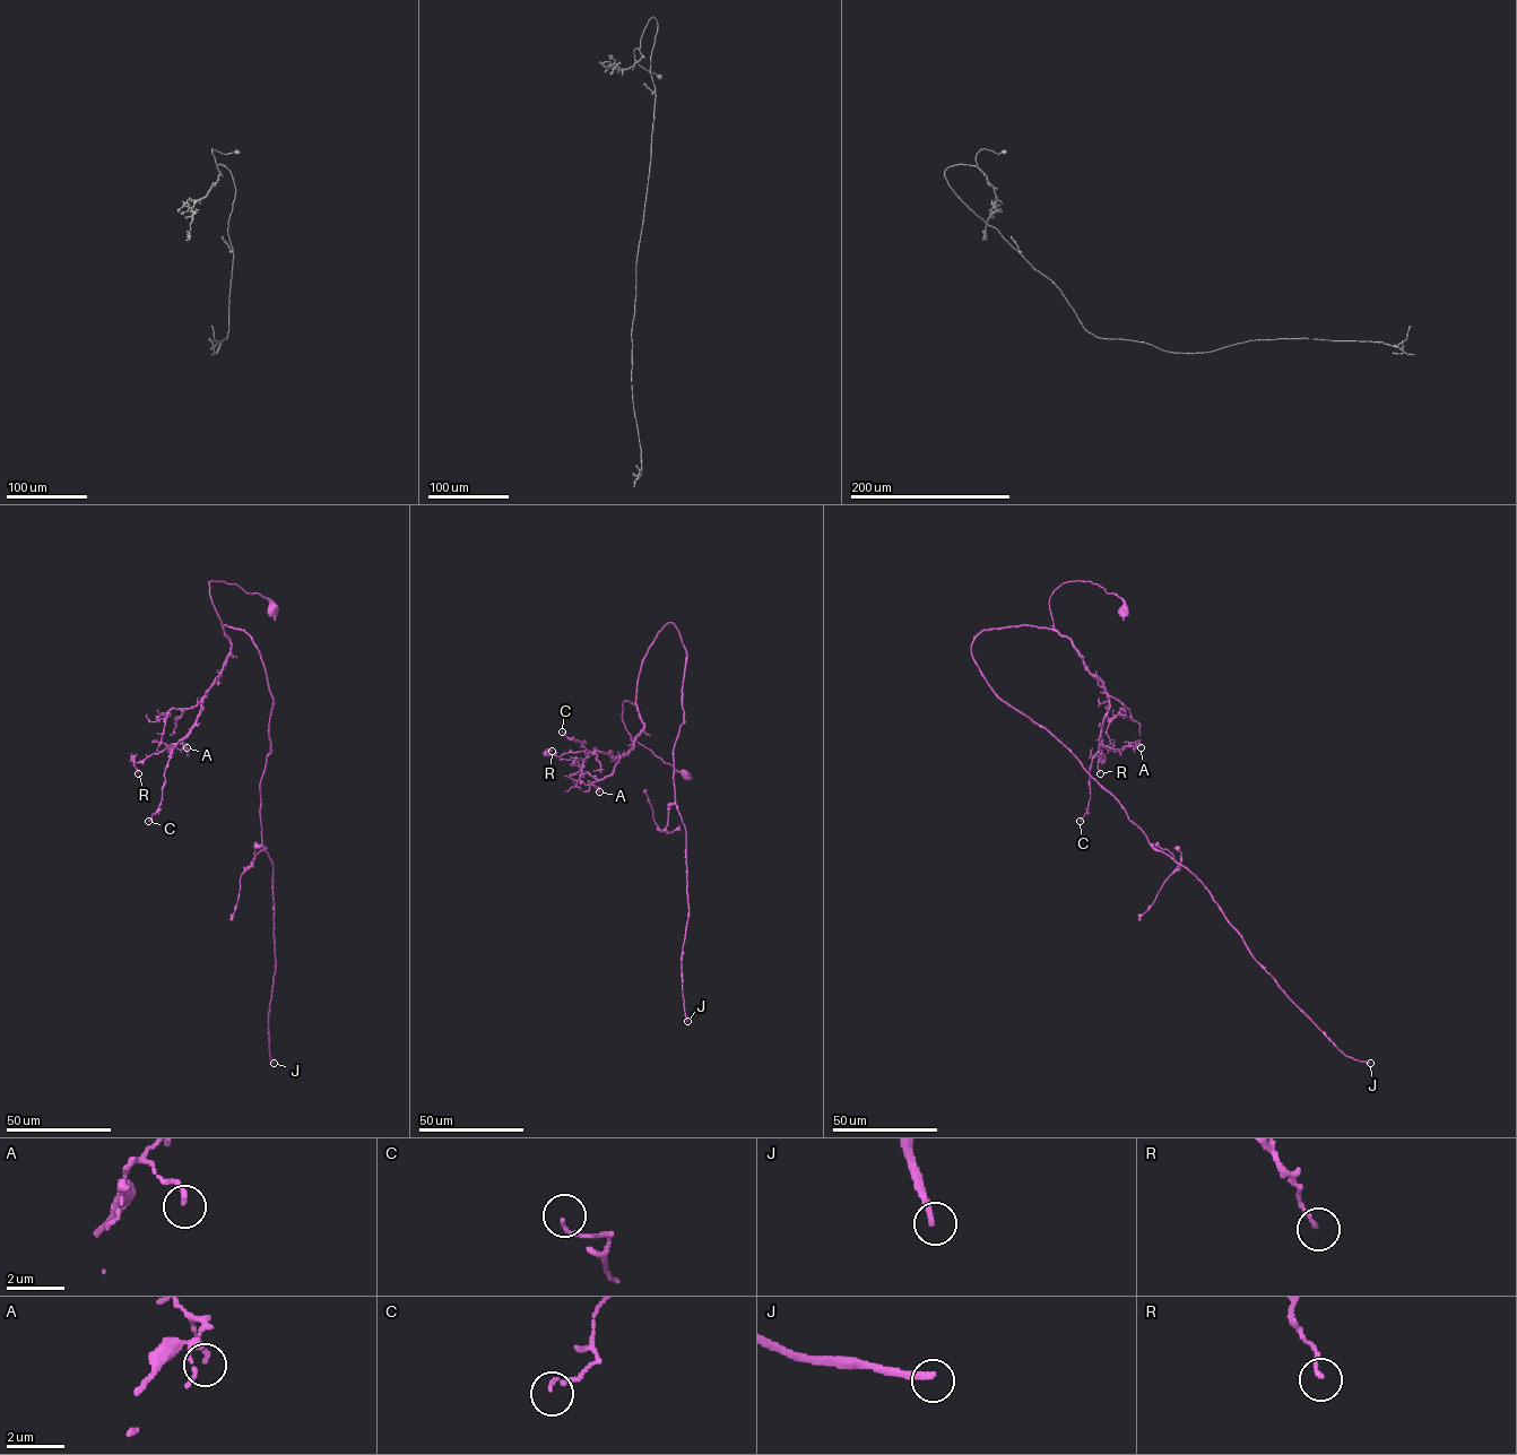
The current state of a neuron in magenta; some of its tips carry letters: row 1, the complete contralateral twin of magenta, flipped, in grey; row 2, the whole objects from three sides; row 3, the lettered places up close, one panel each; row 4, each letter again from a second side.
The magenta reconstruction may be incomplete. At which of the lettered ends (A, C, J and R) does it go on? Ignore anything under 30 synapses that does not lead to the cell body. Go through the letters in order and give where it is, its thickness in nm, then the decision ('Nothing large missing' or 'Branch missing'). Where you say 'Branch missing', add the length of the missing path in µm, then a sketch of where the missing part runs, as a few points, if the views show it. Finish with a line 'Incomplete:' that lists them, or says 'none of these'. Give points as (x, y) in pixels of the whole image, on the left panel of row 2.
A: Place: (187, 747). Thickness 140 nm. Nothing large missing
C: Place: (148, 821). Thickness 90 nm. Nothing large missing
J: Place: (274, 1063). Thickness 220 nm. Branch missing. Missing length about 450 µm. Course of what is missing: (274, 1063), (280, 1079), (268, 1106), (251, 1068), (254, 1057), (246, 1058), (277, 1065), (271, 1083), (259, 1088)
R: Place: (138, 773). Thickness 130 nm. Nothing large missing
Incomplete: J

